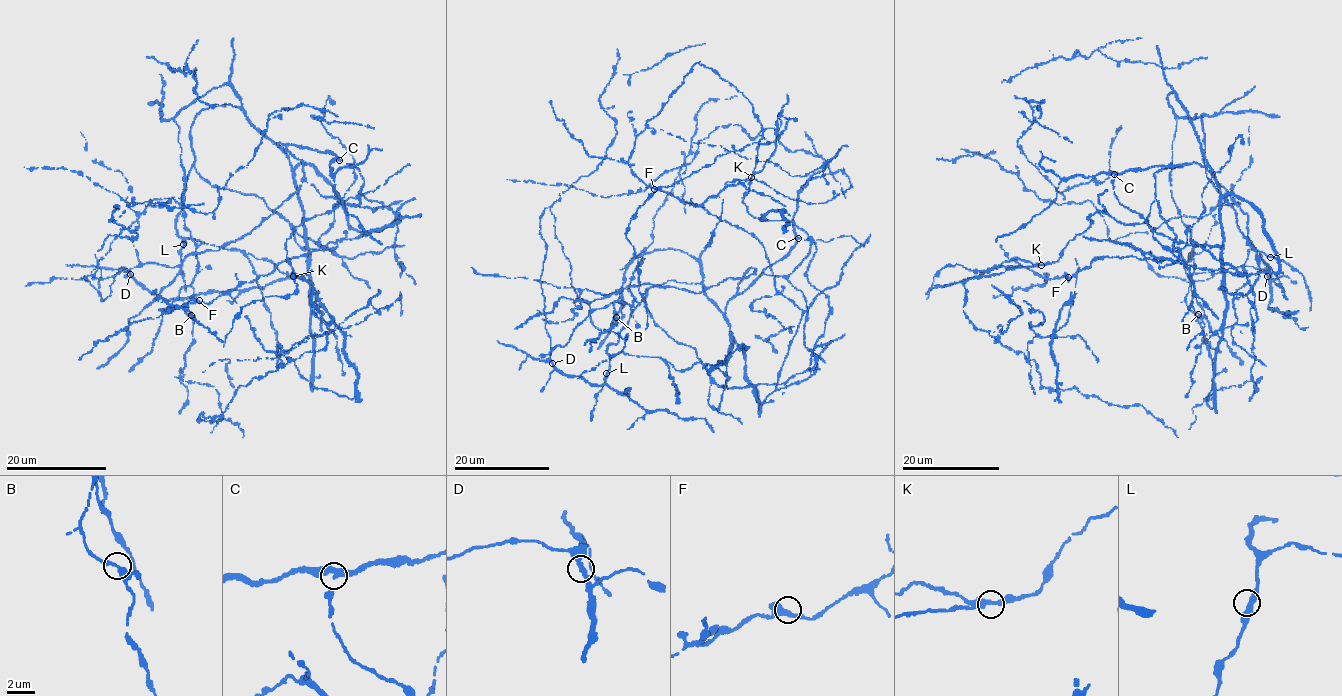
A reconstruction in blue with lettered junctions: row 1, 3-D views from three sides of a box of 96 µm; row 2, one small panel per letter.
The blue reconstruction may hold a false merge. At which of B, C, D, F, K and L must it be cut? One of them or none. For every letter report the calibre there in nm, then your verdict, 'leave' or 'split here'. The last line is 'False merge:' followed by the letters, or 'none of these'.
B: calibre 360 nm; leave
C: calibre 400 nm; leave
D: calibre 340 nm; leave
F: calibre 340 nm; leave
K: calibre 360 nm; leave
L: calibre 360 nm; leave
False merge: none of these

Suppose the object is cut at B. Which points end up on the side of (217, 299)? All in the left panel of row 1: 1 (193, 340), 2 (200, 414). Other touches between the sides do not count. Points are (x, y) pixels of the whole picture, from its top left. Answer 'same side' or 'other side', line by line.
1: other side
2: same side

